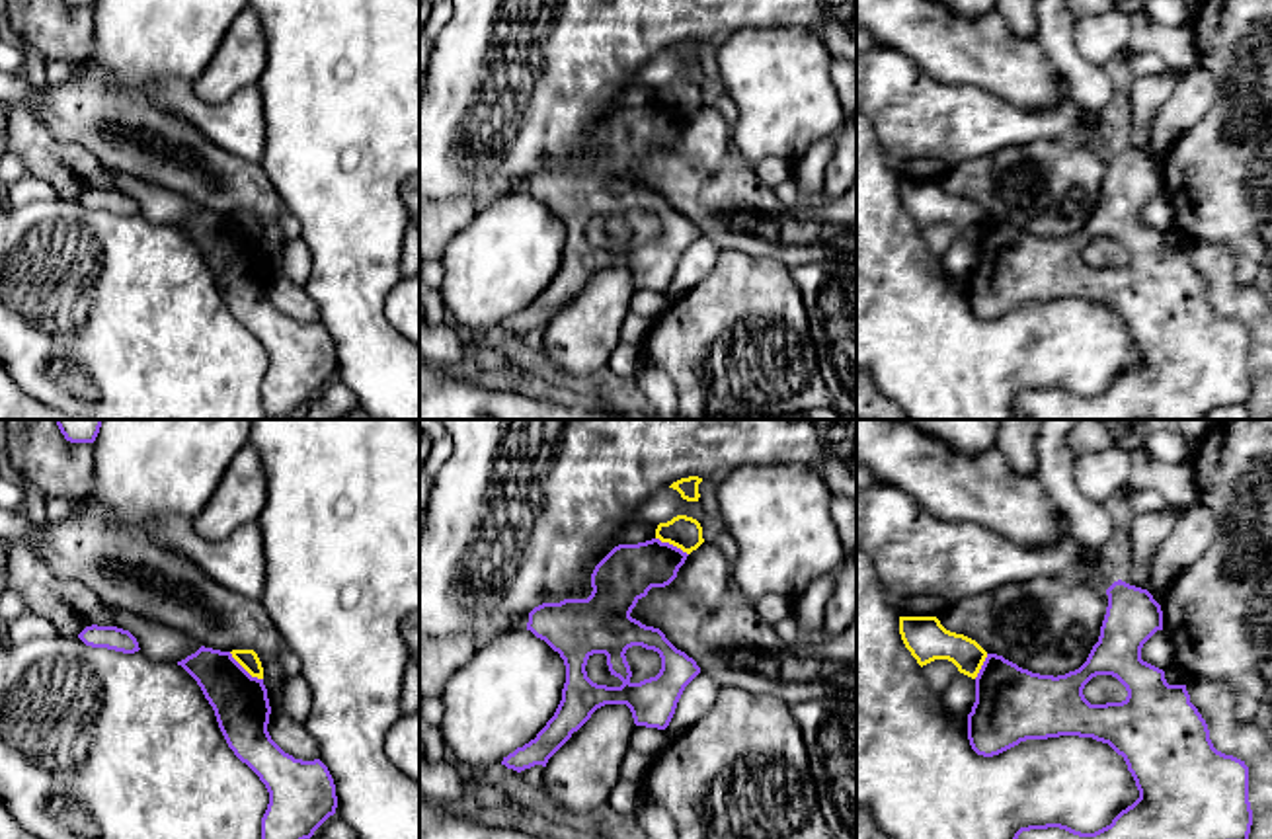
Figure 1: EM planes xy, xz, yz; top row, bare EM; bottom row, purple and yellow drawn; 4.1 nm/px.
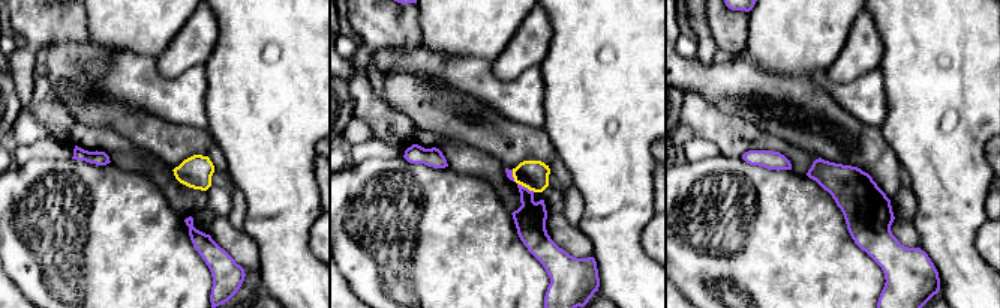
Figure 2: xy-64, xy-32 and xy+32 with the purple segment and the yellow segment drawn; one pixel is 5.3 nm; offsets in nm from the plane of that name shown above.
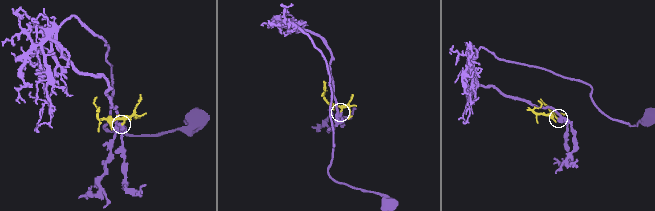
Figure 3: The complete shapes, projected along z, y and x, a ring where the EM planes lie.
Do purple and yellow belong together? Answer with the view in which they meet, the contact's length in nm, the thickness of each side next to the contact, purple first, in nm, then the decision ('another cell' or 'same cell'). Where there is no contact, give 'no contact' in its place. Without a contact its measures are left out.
xy | 180 nm | 220/80 nm | another cell

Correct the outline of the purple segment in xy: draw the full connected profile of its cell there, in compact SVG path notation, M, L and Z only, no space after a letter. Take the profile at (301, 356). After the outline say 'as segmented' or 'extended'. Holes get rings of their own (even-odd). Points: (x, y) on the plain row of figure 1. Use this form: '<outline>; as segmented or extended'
M205 209L178 228L201 250L228 310L269 355L261 380L267 418L277 420L310 402L336 377L336 347L320 322L295 322L271 302L271 269L263 242L252 240L230 215Z; as segmented

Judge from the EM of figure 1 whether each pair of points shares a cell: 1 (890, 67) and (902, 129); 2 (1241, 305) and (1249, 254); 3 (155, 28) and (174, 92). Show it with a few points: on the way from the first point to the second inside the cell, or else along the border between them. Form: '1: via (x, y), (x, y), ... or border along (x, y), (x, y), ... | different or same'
1: via (890, 82), (890, 90), (902, 102), (902, 114) | same
2: border along (1220, 242), (1233, 254), (1233, 276), (1251, 283) | different
3: border along (192, 80), (160, 79), (137, 90) | different

